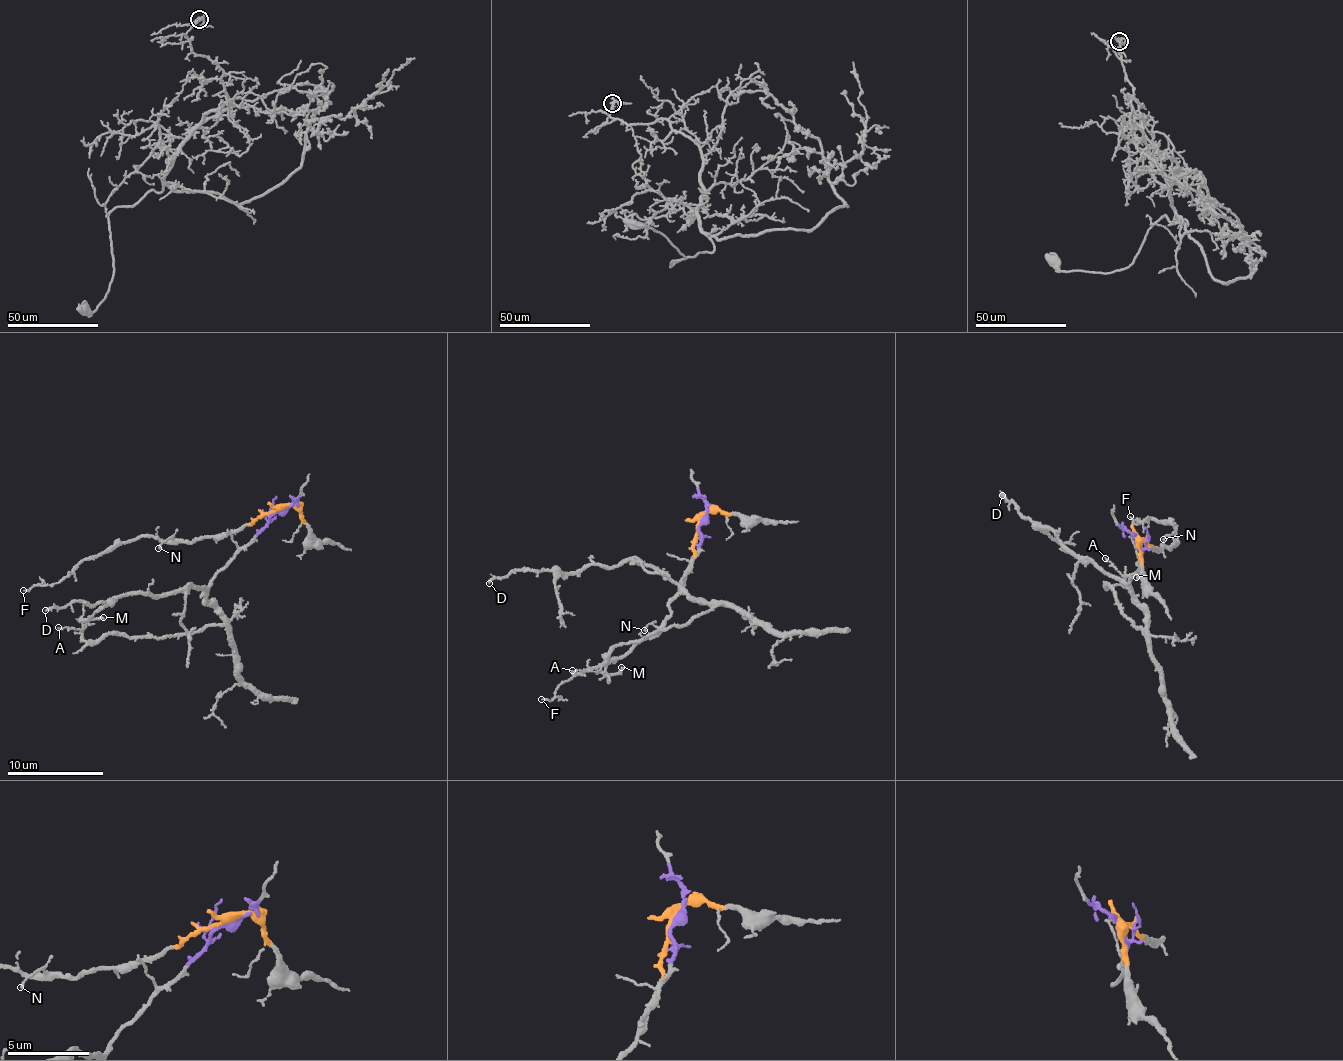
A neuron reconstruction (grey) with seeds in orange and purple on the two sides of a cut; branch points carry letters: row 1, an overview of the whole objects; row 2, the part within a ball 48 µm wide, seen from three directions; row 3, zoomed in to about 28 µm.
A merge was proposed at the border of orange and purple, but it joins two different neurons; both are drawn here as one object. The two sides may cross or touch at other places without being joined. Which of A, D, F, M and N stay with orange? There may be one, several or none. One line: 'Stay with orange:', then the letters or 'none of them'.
Stay with orange: F, N

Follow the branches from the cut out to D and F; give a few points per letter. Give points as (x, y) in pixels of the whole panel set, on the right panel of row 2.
D: (1138, 536), (1139, 568), (1127, 582), (1114, 578), (1079, 557), (1003, 494)
F: (1138, 536), (1155, 548), (1176, 540), (1174, 526), (1163, 519), (1136, 524), (1130, 516)

